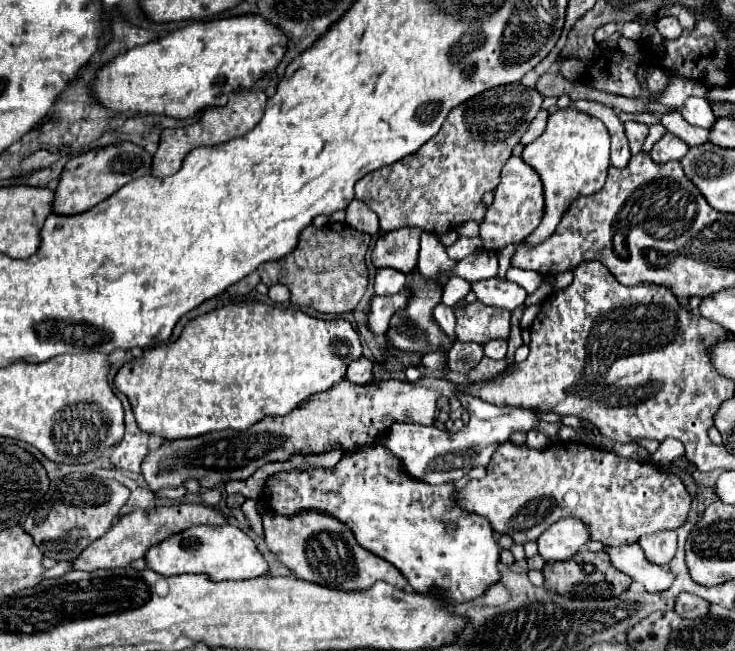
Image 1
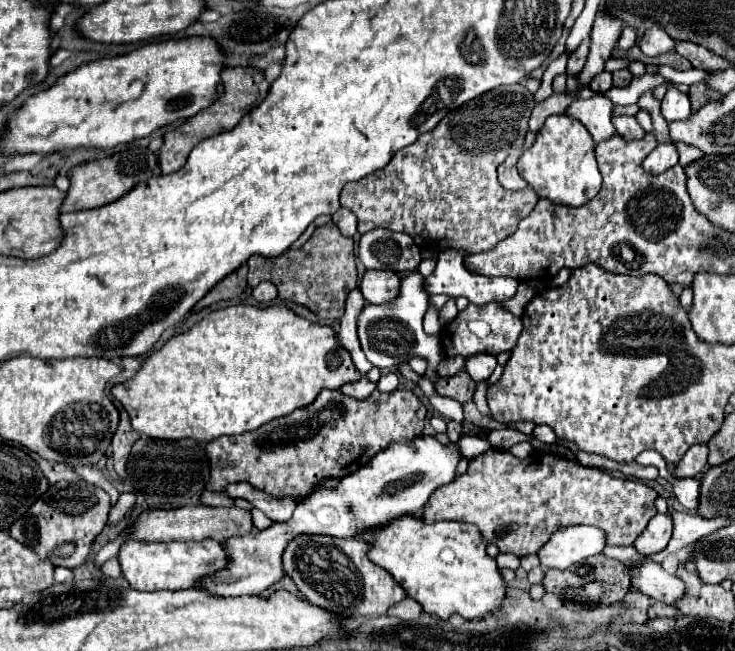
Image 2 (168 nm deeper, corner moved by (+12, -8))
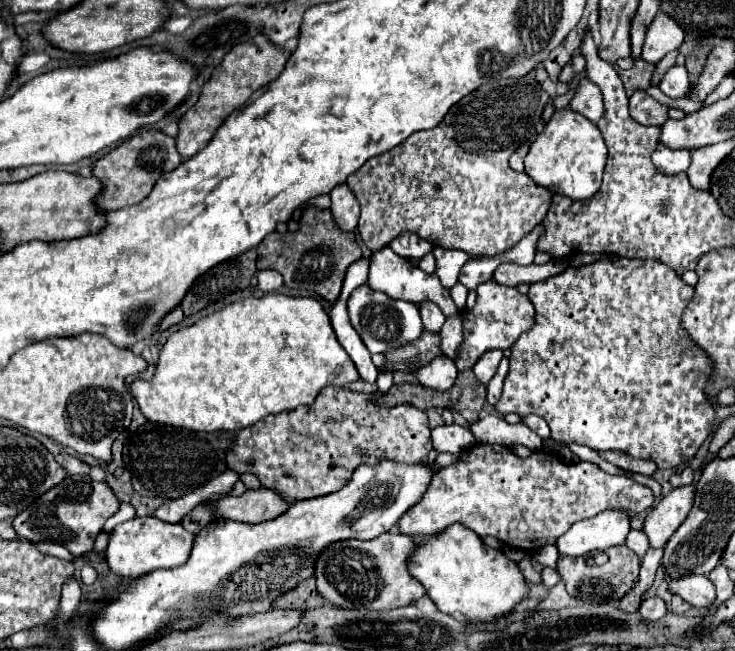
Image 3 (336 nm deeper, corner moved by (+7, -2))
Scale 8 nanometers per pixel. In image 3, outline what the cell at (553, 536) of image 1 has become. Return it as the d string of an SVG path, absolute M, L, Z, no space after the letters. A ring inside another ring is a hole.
M605 510L599 516L575 522L559 540L557 548L563 556L583 556L609 546L625 544L631 530L629 512Z

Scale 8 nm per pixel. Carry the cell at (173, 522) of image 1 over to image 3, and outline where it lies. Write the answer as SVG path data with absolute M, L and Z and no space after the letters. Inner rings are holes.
M275 488L247 490L243 496L223 498L215 506L215 518L229 518L241 522L265 522L283 514L291 504Z

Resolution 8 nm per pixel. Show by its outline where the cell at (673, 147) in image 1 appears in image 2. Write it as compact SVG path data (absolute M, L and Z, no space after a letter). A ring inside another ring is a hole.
M660 142L642 162L642 166L648 174L662 174L664 170L672 168L674 164L678 164L678 152L672 144L664 144L664 142Z

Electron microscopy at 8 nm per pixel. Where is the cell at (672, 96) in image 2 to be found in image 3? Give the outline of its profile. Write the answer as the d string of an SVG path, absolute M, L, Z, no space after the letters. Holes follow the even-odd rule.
M685 66L669 68L659 82L659 90L669 98L683 98L689 92L689 78Z

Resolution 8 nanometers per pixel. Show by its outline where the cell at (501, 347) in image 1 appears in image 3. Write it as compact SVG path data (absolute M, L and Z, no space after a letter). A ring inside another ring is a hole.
M489 350L489 352L485 352L485 356L481 356L481 360L473 366L475 376L477 376L483 384L487 384L487 382L495 376L501 358L503 358L503 352L501 352L501 350Z

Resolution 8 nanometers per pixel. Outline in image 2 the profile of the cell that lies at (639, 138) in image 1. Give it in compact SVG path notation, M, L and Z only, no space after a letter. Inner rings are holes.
M614 116L614 118L612 118L612 124L614 124L616 132L618 132L626 142L630 142L630 140L640 140L640 138L646 136L644 130L640 128L640 124L636 122L636 118L632 118L632 116Z

